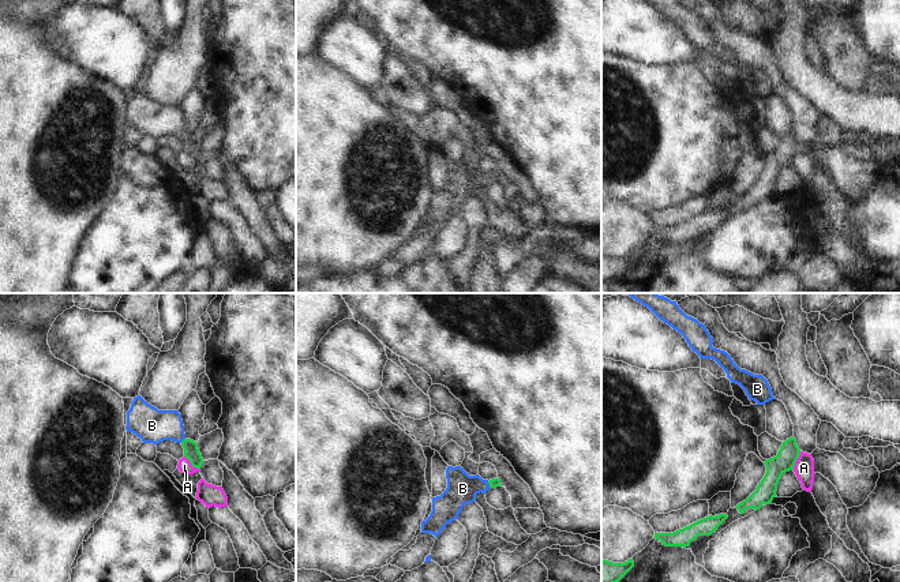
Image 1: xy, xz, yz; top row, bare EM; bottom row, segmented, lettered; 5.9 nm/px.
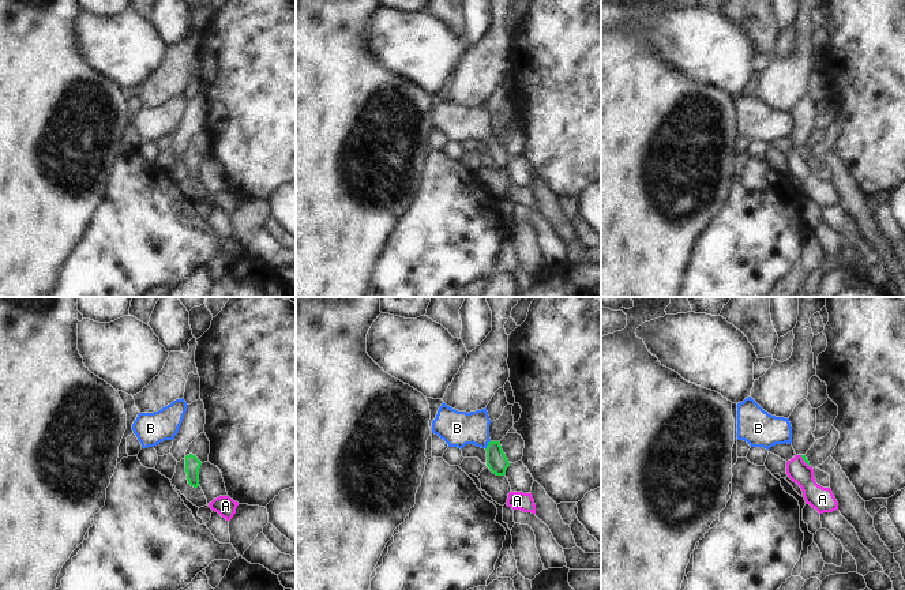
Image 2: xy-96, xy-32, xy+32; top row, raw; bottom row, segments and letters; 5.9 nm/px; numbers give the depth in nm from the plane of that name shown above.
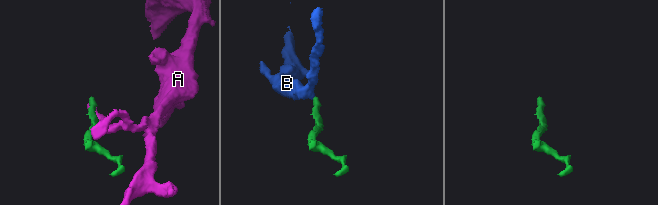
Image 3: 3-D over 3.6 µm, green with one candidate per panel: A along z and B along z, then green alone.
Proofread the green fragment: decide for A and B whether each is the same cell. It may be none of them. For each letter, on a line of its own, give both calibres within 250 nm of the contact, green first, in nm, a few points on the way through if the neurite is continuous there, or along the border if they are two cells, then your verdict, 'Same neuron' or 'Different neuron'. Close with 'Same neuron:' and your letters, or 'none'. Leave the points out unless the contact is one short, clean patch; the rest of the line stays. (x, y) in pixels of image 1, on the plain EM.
A: Thickness 90 nm (green) against 80 nm. Different neuron
B: Thickness 90 nm (green) against 200 nm. Path across: xy (191, 146), (183, 135), (168, 120), (152, 120). Same neuron
Same neuron: B

